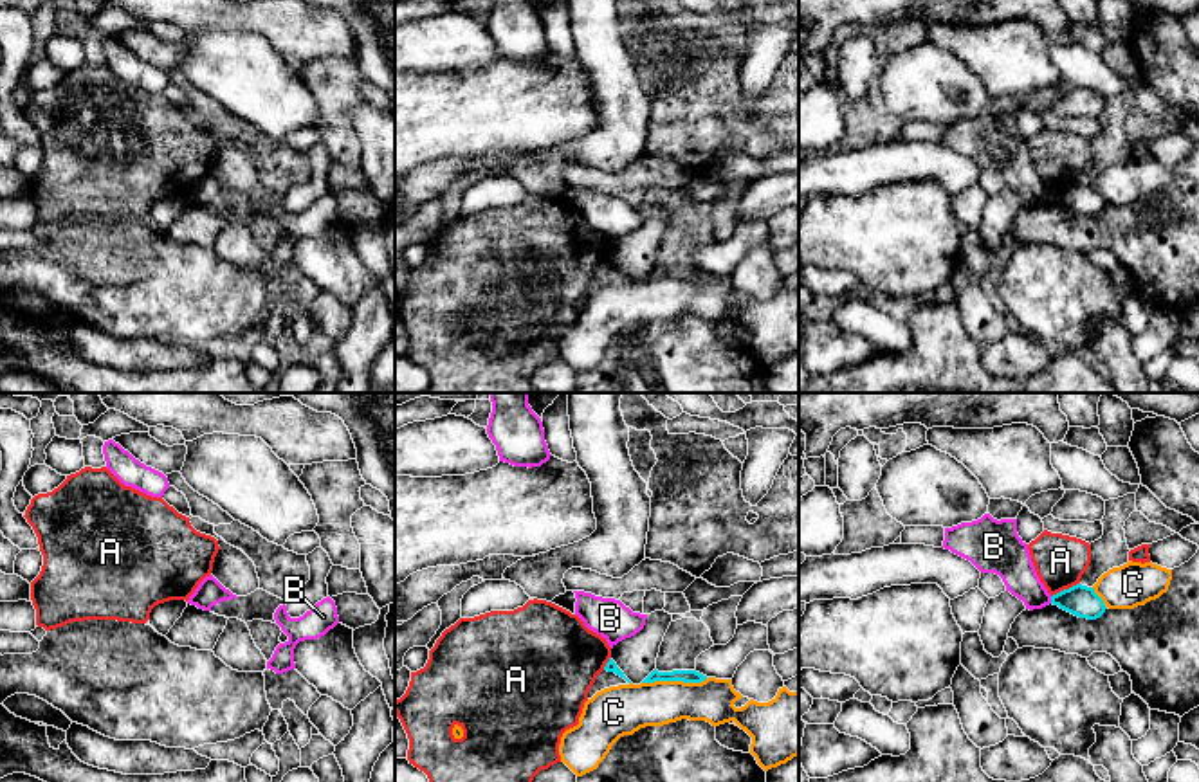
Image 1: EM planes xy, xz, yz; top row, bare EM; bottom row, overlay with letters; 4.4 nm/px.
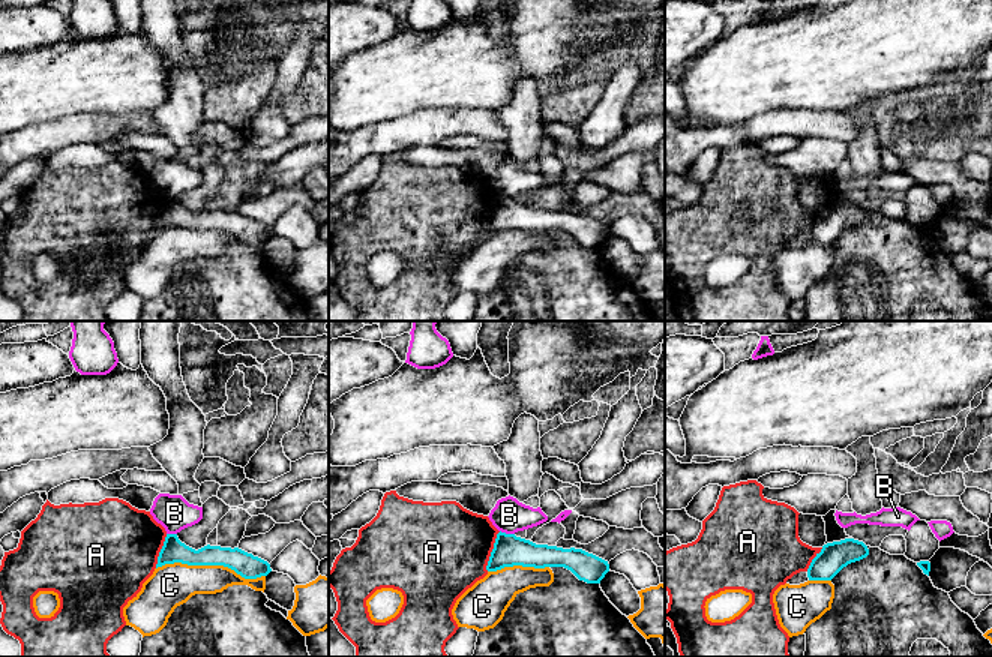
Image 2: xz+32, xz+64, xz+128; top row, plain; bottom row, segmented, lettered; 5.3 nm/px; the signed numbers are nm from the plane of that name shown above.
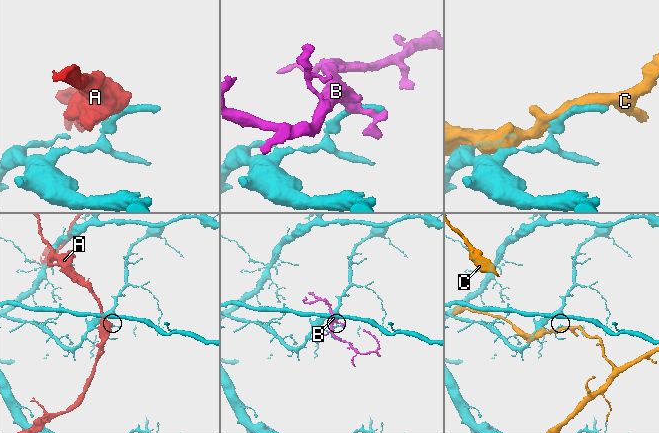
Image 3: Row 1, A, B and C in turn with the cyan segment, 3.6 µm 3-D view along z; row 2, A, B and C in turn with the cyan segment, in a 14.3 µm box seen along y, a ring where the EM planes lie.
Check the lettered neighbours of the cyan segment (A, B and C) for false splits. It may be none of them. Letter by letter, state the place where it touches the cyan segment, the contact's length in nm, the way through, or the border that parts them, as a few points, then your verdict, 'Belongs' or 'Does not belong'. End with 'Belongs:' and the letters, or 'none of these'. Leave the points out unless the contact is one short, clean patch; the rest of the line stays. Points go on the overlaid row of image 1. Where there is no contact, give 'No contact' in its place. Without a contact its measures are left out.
A: Touches cyan at yz (1064, 590). Shared border 140 nm. Does not belong
B: Touches cyan at yz (1052, 600). Shared border 30 nm. Boundary: yz (1050, 597), (1052, 602). Does not belong
C: Touches cyan at xz (675, 680). Shared border 300 nm. Does not belong
Belongs: none of these

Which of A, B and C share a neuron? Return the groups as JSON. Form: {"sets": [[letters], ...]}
{"sets": [["A"], ["B"], ["C"]]}

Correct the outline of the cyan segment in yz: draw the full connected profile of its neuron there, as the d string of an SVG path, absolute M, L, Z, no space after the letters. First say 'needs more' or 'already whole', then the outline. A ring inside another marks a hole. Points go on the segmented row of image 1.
already whole | M1082 584L1053 595L1051 604L1078 618L1087 620L1100 618L1107 609L1103 600L1094 593L1094 589Z

